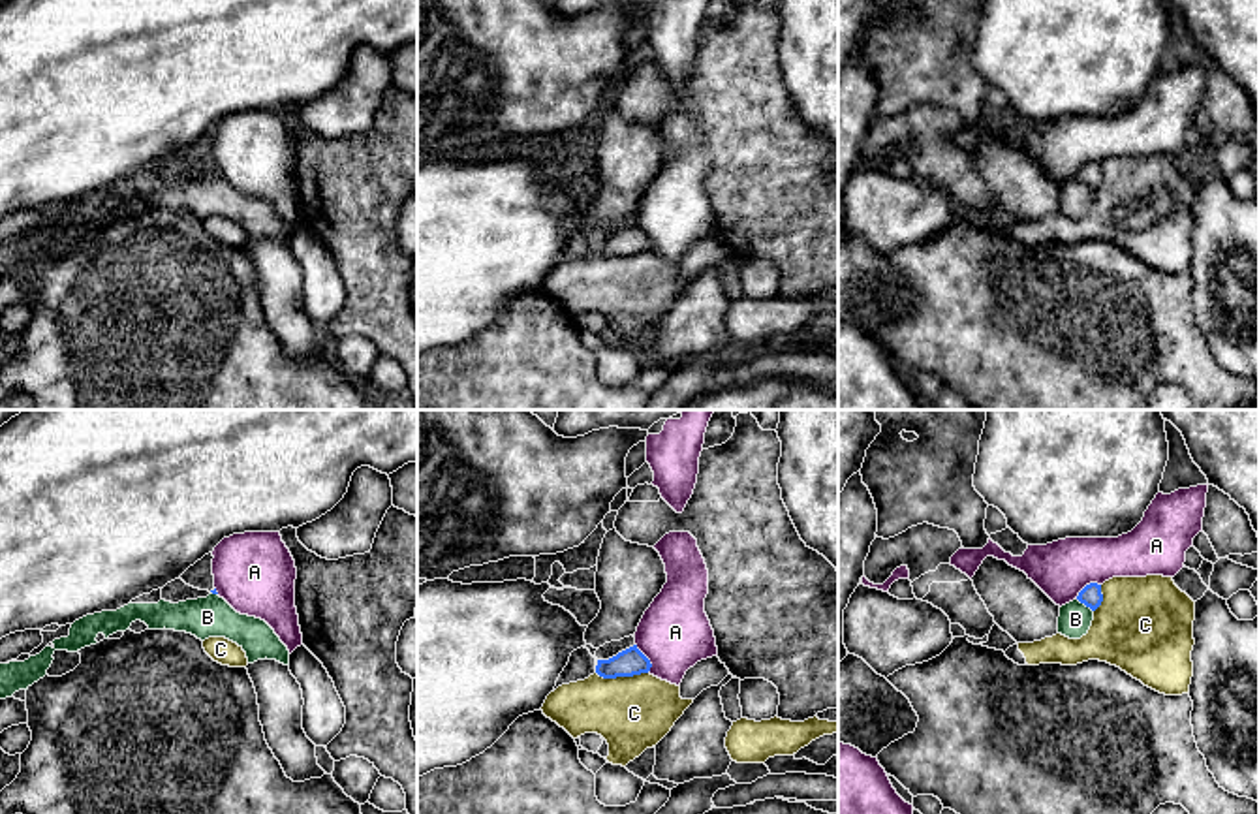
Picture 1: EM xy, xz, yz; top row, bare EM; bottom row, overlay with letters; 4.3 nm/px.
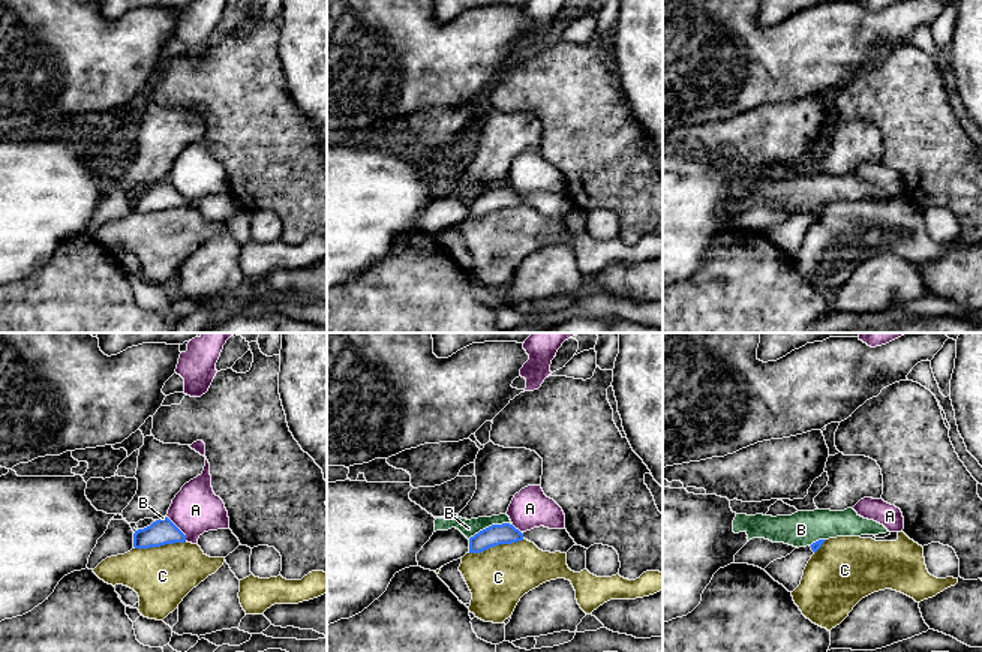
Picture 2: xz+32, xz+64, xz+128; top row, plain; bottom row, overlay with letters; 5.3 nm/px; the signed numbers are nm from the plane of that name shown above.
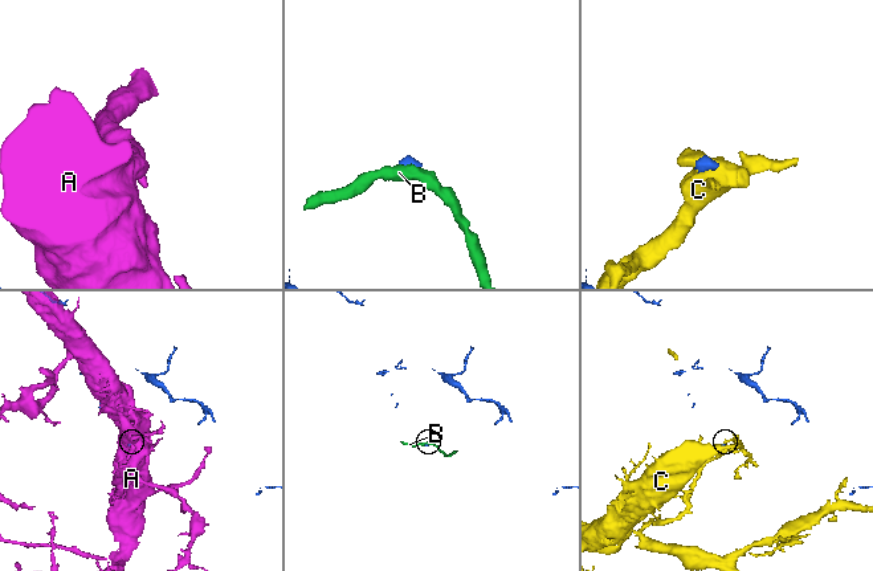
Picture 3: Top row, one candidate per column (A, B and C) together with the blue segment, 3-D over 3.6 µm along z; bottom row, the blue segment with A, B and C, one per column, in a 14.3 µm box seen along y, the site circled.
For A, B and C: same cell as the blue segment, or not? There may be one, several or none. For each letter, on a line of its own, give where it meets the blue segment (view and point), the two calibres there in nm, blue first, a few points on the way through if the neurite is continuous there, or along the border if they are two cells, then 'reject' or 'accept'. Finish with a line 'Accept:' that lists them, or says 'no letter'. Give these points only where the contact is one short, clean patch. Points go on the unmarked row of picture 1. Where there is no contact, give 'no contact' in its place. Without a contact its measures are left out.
A: xz (647, 237) | 120/300 nm | reject
B: yz (1085, 183) | 90/140 nm | along yz (1077, 177), (1092, 190) | reject
C: xz (622, 254) | 120/320 nm | along xz (596, 250), (604, 256), (647, 252) | reject
Accept: no letter

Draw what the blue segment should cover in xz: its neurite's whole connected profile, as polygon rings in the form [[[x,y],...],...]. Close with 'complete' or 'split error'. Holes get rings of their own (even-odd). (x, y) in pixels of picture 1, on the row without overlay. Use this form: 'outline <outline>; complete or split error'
outline [[[633,224],[609,239],[598,239],[596,252],[603,258],[616,258],[648,252],[650,246],[650,239]]]; complete

